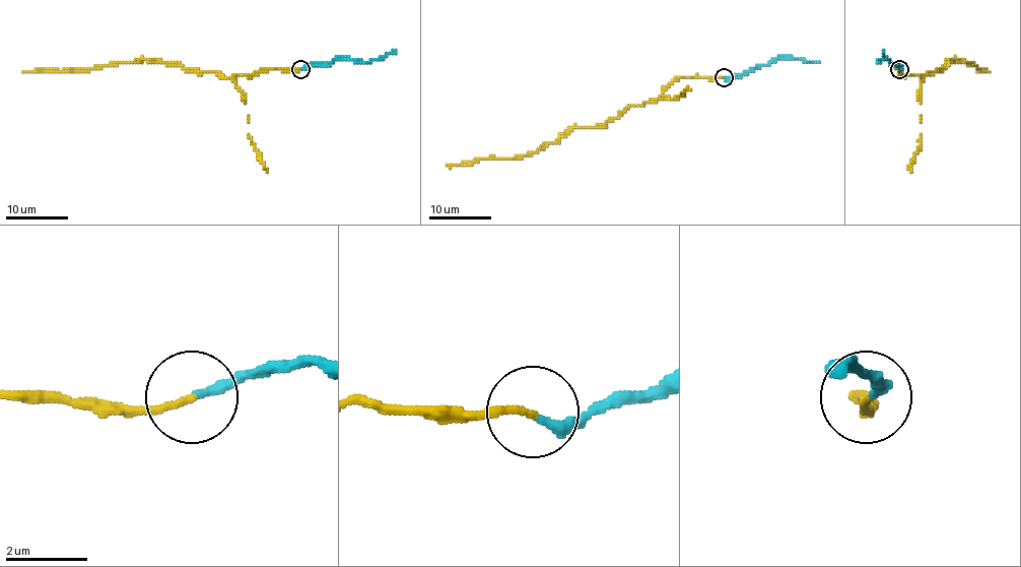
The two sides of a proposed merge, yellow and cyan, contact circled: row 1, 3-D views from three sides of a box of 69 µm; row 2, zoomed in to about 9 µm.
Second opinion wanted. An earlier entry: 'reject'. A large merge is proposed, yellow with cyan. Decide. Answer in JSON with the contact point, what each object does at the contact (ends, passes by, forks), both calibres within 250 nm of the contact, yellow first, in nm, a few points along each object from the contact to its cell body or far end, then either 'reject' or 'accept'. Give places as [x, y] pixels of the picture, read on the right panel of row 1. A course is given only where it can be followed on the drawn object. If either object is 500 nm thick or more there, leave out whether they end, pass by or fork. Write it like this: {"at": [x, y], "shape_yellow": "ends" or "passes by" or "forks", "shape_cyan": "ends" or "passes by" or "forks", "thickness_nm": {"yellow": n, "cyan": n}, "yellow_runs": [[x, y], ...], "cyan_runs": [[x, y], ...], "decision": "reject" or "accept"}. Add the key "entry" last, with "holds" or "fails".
{"at": [899, 69], "shape_yellow": "ends", "shape_cyan": "ends", "thickness_nm": {"yellow": 160, "cyan": 240}, "yellow_runs": [[899, 69], [901, 74], [922, 77], [926, 72], [939, 71], [948, 60], [960, 60], [988, 72]], "cyan_runs": [[899, 69], [887, 59], [879, 63], [884, 51]], "decision": "reject", "entry": "holds"}

